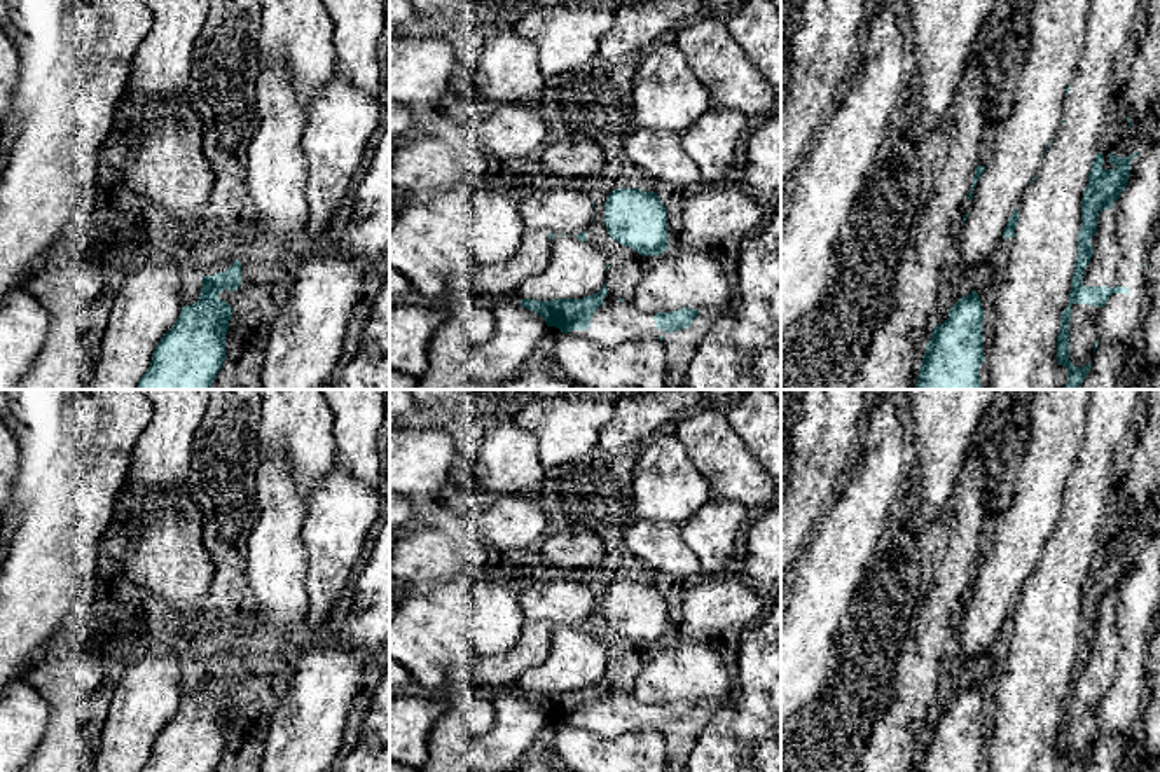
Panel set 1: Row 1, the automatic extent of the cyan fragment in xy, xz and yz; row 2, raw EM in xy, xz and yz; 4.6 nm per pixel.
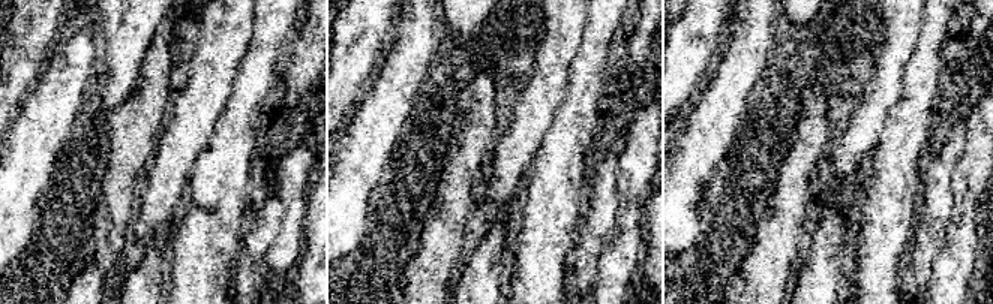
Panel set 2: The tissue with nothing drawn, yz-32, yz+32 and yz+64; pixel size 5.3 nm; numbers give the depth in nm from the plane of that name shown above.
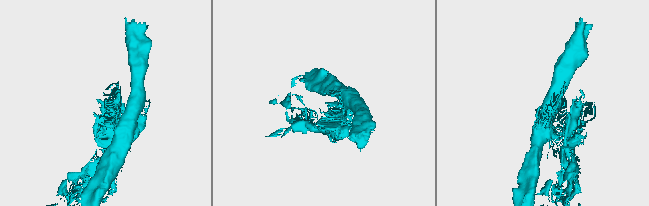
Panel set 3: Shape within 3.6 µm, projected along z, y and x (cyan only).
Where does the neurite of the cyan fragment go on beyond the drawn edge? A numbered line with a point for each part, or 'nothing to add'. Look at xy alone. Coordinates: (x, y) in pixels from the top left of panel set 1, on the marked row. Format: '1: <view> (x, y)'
nothing to add

